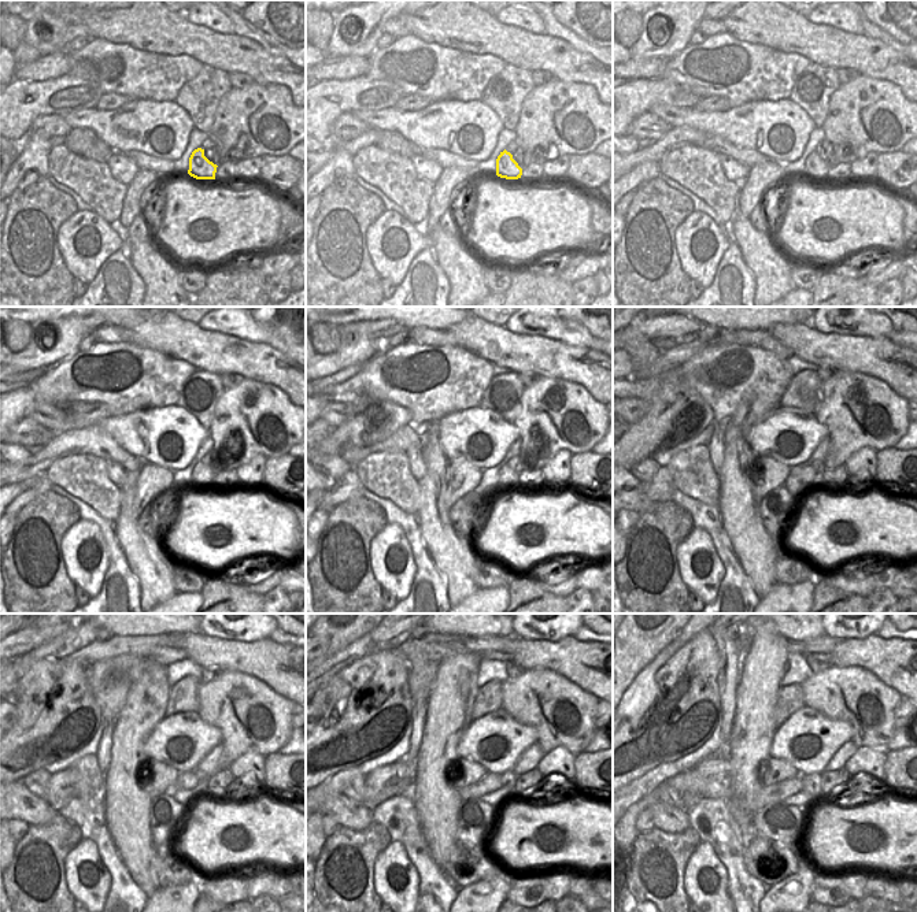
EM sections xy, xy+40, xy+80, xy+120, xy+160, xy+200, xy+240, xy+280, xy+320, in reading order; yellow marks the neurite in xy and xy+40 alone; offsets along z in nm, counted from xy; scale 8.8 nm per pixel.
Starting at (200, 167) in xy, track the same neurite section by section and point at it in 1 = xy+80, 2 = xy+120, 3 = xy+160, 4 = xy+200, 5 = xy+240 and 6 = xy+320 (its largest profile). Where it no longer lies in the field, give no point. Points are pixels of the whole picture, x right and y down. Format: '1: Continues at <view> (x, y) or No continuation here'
1: Continues at xy+80 (816, 167)
2: Continues at xy+120 (202, 475)
3: Continues at xy+160 (507, 477)
4: Continues at xy+200 (808, 474)
5: Continues at xy+240 (187, 781)
6: Continues at xy+320 (779, 792).

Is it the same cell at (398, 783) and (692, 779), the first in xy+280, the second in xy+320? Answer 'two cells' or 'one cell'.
one cell

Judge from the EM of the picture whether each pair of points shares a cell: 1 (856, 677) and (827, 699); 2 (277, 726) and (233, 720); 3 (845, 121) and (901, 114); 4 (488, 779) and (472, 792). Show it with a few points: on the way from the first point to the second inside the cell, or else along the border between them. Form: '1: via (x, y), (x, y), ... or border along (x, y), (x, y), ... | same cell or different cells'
1: via (849, 684), (840, 686), (834, 694) | same cell
2: via (269, 738), (262, 741), (248, 738), (246, 733) | same cell
3: via (858, 108), (866, 104), (869, 107), (887, 107) | same cell
4: via (484, 783), (476, 790) | same cell

